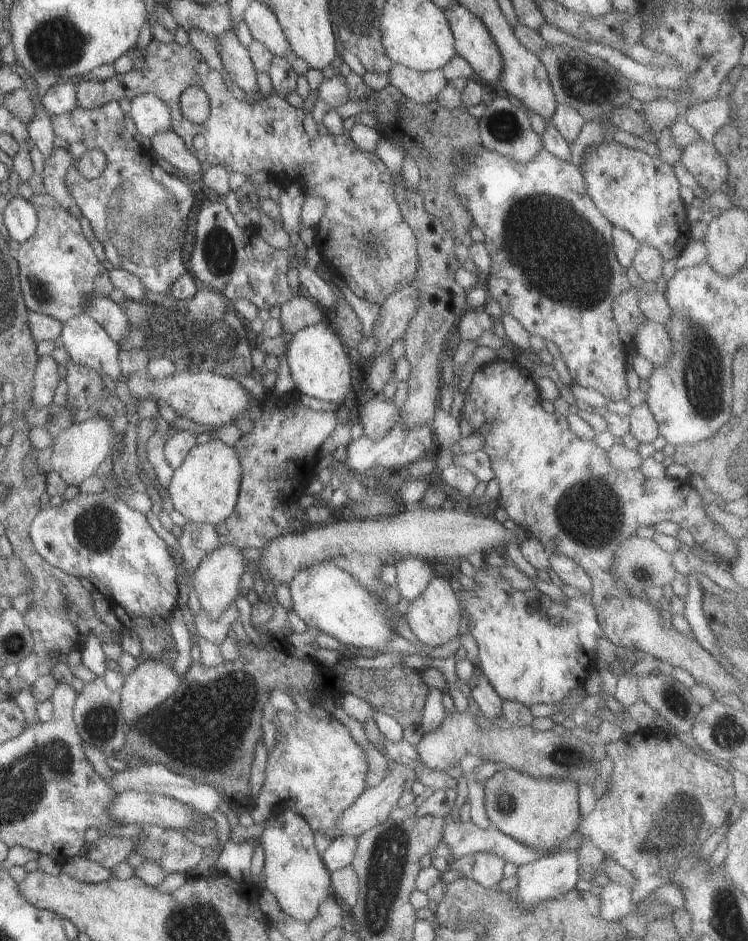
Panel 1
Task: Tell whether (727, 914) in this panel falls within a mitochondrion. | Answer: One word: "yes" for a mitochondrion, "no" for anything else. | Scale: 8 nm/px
yes

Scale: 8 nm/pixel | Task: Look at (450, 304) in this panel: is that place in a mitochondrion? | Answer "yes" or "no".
no

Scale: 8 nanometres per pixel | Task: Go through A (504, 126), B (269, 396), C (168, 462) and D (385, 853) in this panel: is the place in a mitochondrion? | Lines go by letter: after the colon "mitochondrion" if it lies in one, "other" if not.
A: mitochondrion
B: other
C: other
D: mitochondrion

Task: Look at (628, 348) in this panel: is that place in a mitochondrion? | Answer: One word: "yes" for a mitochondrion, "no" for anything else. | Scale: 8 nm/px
no

